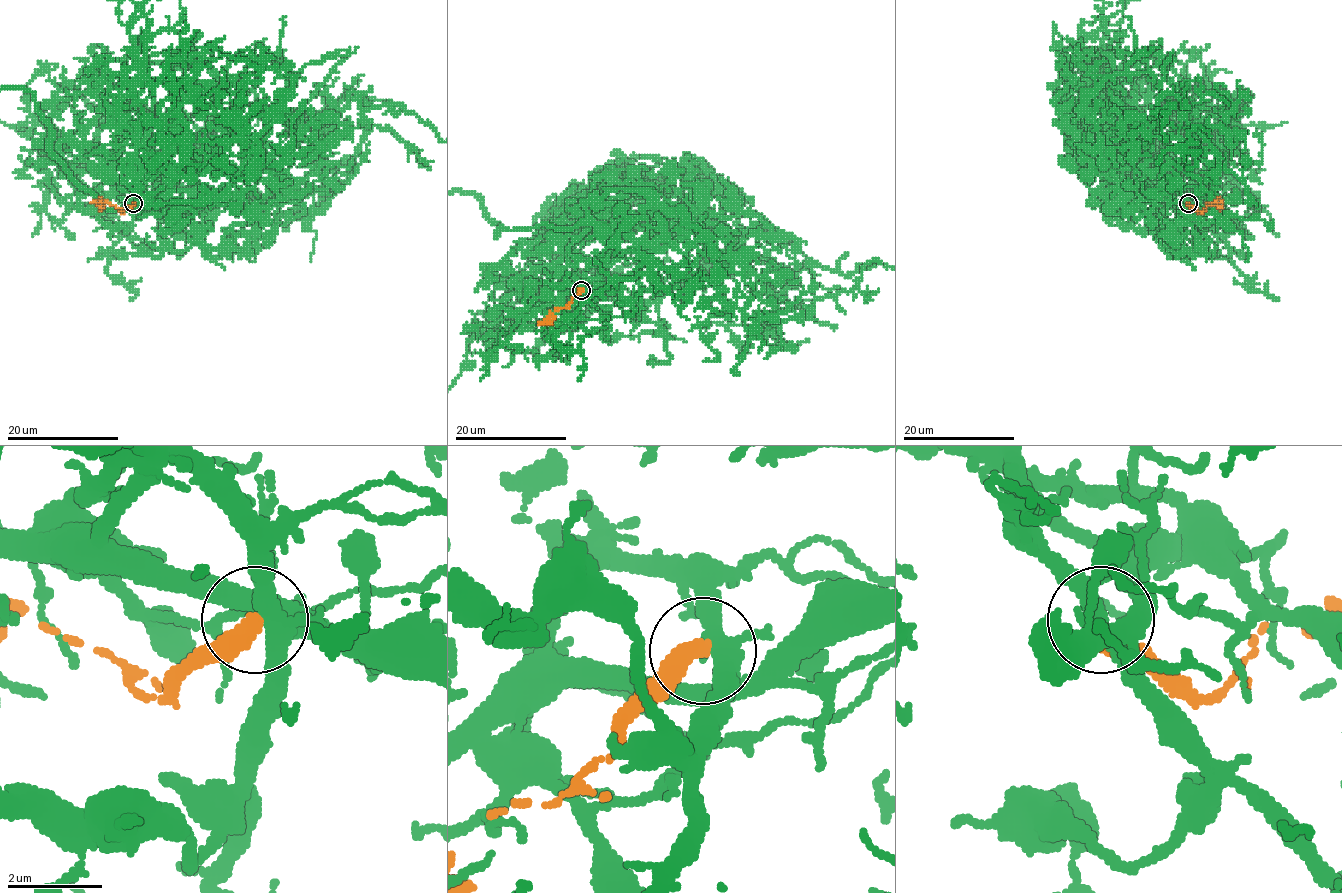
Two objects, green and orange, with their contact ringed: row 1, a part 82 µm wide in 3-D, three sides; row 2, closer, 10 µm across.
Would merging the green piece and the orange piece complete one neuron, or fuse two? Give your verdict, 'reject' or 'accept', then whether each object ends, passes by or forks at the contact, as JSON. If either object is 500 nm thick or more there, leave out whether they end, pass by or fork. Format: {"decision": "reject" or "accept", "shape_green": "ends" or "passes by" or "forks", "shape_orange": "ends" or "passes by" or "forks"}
{"decision": "reject", "shape_green": "forks", "shape_orange": "ends"}

